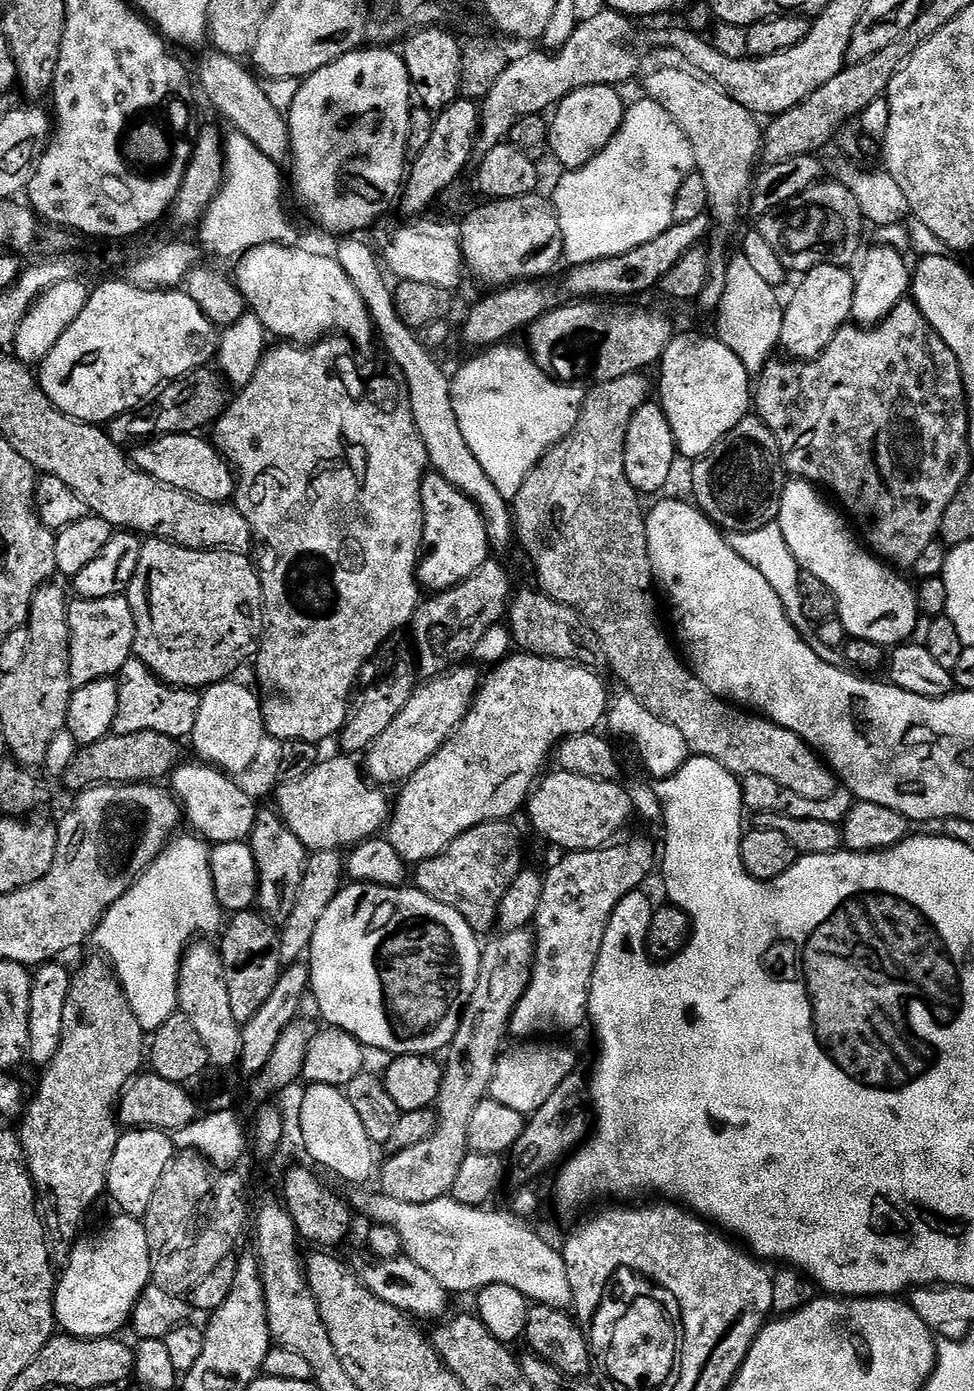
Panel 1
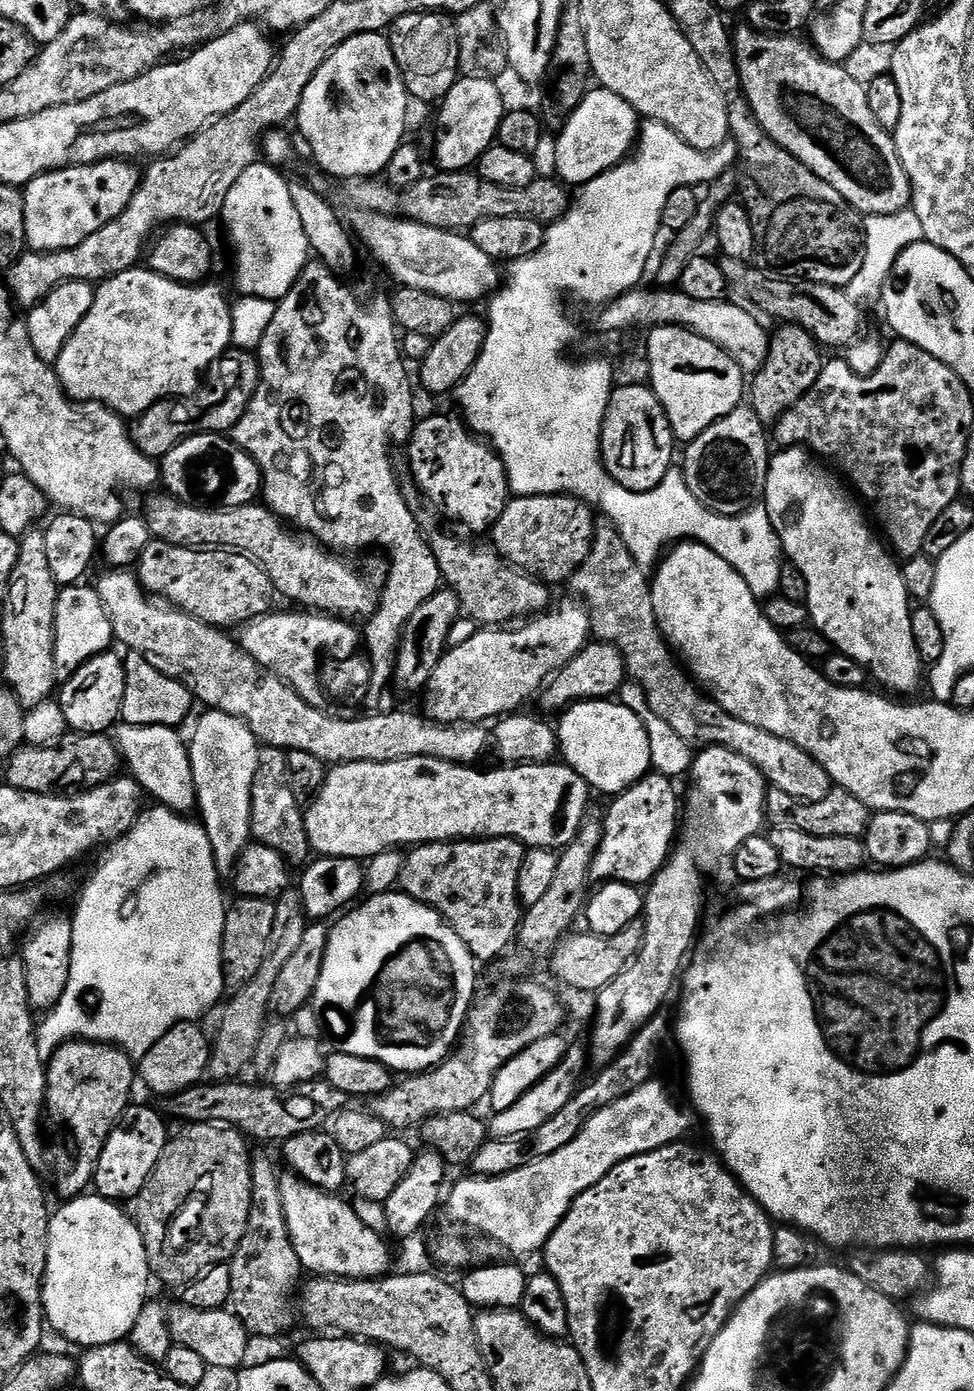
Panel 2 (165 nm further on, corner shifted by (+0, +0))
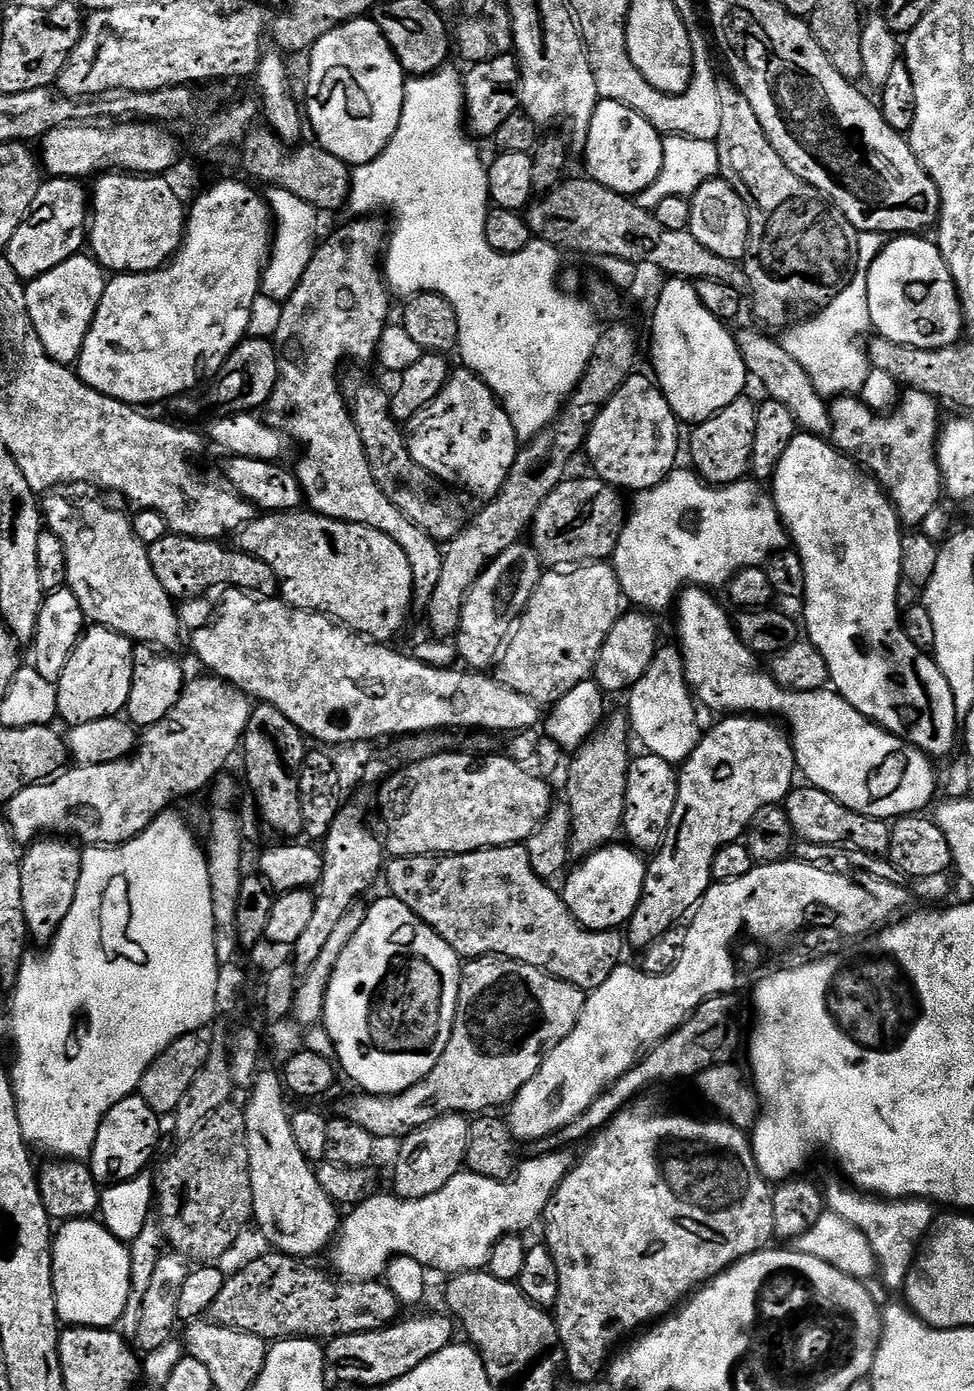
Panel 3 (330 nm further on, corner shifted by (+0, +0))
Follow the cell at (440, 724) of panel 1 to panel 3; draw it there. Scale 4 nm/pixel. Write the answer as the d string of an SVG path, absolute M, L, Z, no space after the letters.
M589 562L579 566L569 567L567 570L548 570L543 573L538 582L538 586L534 590L534 594L530 598L528 608L524 611L524 615L519 617L518 623L515 625L514 631L511 633L510 639L507 641L506 647L503 649L502 655L498 660L498 679L506 686L510 686L512 690L518 690L518 694L526 694L526 698L536 701L541 706L552 706L556 704L564 695L569 694L570 690L574 690L583 680L589 679L595 673L596 659L602 650L602 646L606 642L606 638L610 634L610 630L614 627L617 620L622 615L622 593L620 583L616 577L615 567L608 562Z

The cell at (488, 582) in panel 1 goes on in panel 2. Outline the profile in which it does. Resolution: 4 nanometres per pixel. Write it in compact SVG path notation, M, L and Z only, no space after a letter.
M571 494L518 496L509 499L498 522L492 525L490 540L511 567L535 576L549 586L557 586L563 580L564 583L571 581L586 558L590 558L598 527L595 515L593 505Z

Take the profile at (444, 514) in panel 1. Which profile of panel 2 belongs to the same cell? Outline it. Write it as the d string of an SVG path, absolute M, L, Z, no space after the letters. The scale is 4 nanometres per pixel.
M459 415L456 416L428 416L425 420L423 417L412 429L412 438L406 445L408 464L412 467L411 479L427 499L429 496L437 504L435 507L441 513L444 511L450 519L465 524L472 532L487 533L498 522L502 510L508 505L508 475L496 449L478 438L465 421Z

